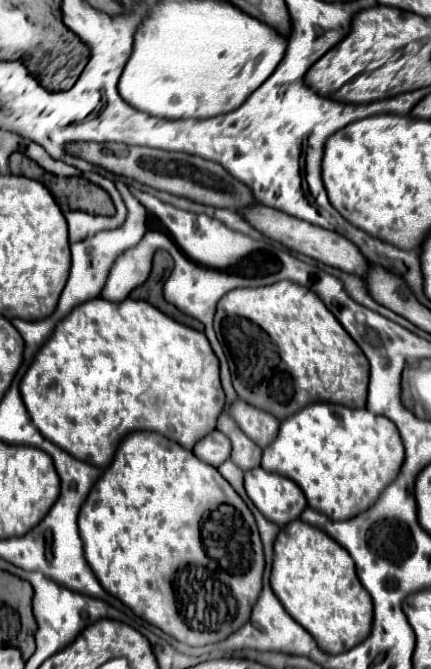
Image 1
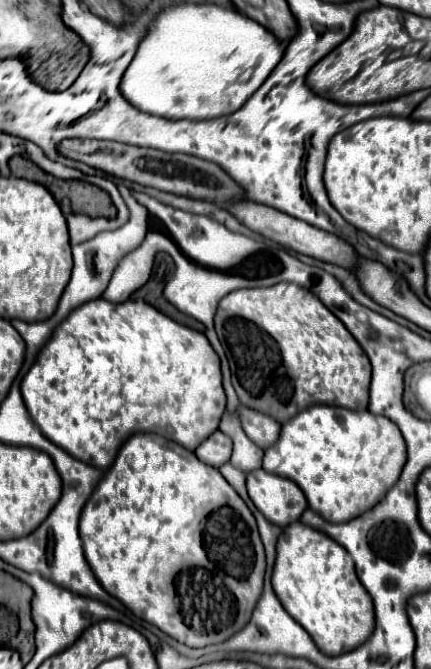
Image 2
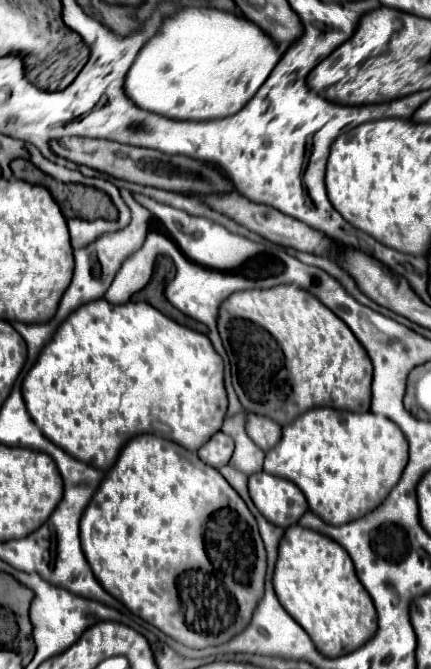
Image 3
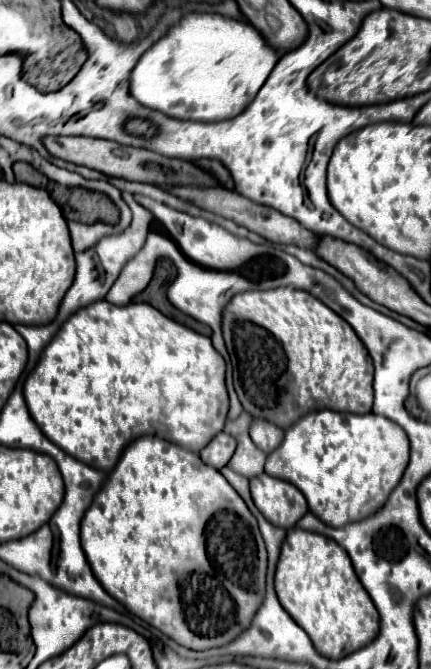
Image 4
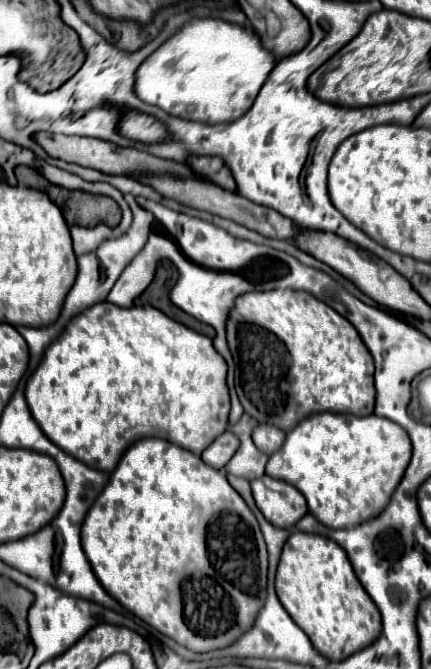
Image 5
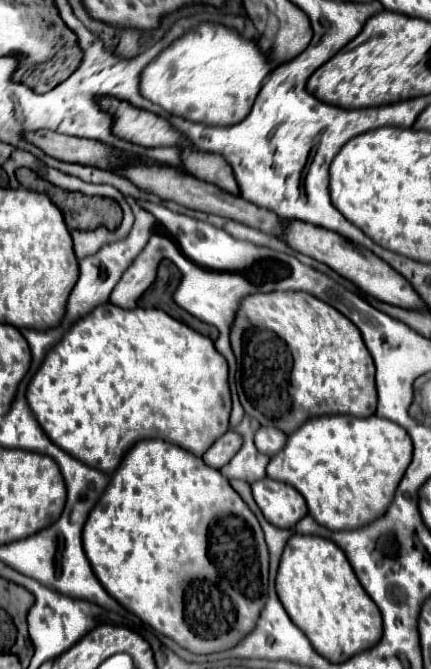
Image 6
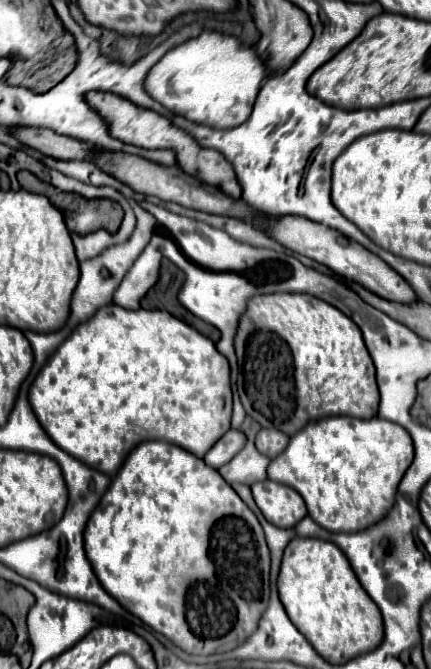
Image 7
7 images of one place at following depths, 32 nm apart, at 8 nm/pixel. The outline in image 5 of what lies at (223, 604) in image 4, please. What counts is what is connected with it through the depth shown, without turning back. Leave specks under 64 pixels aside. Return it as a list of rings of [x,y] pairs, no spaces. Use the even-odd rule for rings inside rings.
[[[142,438],[126,450],[84,520],[82,548],[96,578],[112,598],[192,652],[232,646],[252,628],[266,600],[268,552],[256,516],[220,470],[204,464],[200,456],[160,438]]]

